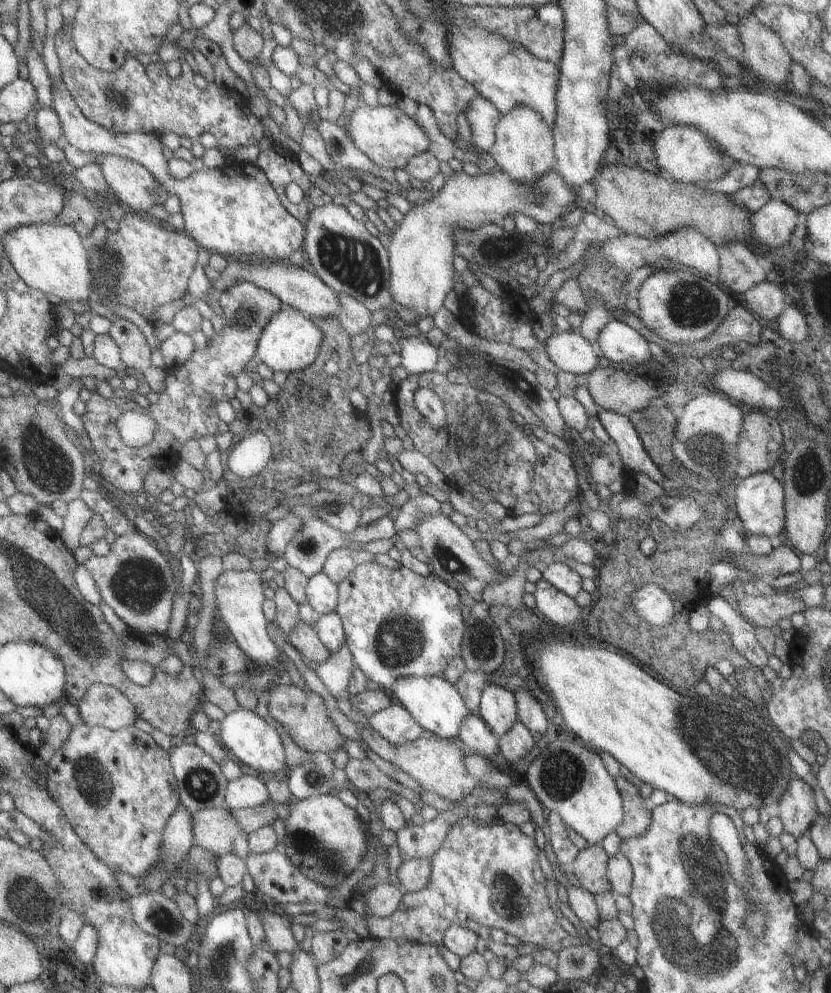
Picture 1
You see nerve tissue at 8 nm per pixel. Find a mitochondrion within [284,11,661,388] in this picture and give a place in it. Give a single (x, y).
(354, 262)

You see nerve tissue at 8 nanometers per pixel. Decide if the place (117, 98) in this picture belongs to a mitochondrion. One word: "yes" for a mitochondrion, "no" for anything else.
yes

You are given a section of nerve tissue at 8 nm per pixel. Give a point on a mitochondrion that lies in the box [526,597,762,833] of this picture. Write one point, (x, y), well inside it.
(562, 776)

